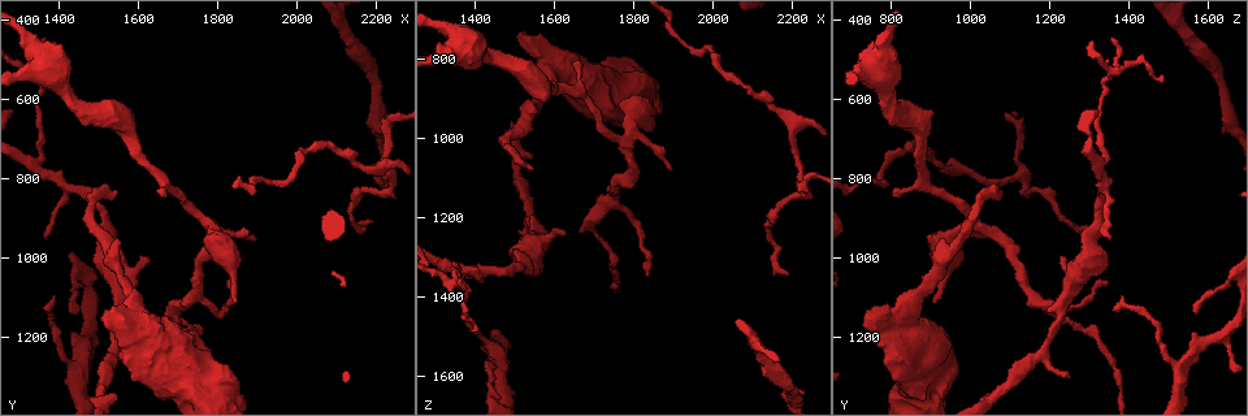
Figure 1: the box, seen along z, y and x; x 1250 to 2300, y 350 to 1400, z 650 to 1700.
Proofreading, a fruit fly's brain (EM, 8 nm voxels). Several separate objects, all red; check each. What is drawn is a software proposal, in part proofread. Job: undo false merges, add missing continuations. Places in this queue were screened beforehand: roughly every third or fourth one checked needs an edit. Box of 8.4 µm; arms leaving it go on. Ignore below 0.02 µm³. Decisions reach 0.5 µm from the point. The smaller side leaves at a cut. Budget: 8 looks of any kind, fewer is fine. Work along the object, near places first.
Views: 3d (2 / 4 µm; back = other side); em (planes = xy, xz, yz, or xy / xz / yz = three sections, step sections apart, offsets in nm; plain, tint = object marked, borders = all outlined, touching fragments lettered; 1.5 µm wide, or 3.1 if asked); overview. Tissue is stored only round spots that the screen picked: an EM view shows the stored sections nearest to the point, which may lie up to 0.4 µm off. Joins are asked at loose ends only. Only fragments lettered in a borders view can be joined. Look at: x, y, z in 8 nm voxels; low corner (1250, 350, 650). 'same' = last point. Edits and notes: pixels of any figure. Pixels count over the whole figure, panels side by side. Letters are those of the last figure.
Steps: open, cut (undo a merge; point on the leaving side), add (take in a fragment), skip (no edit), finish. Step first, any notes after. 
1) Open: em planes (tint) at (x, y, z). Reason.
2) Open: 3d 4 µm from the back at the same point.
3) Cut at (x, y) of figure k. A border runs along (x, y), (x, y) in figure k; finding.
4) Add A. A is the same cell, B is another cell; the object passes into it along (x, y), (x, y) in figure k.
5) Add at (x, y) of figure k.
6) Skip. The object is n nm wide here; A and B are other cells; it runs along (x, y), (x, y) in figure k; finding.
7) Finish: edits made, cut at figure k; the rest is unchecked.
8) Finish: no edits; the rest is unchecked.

Open: 3d 4 µm at (1835, 1065, 1345). Free end.

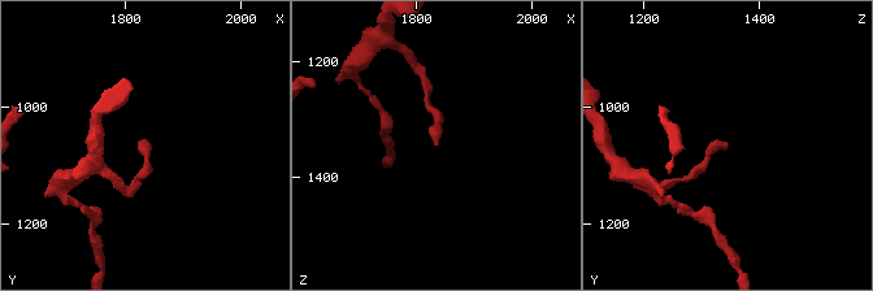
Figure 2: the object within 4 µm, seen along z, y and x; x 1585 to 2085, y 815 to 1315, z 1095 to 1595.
Open: em planes (borders) at (1830, 1065, 1350). Shape alone is not enough.

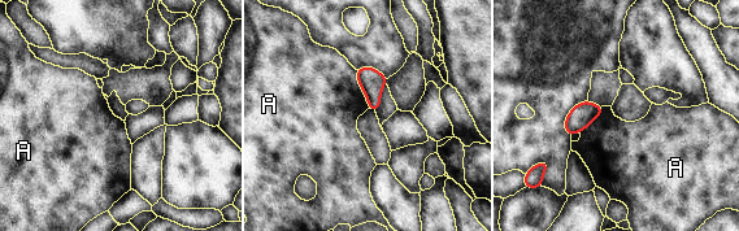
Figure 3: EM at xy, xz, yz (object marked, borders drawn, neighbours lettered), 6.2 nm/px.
Skip. A is another cell; a border runs along (356, 70), (359, 86), (369, 108) in figure 3; none of them fits.

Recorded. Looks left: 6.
Open: 3d 2 µm at (1625, 1005, 1245). An open end.

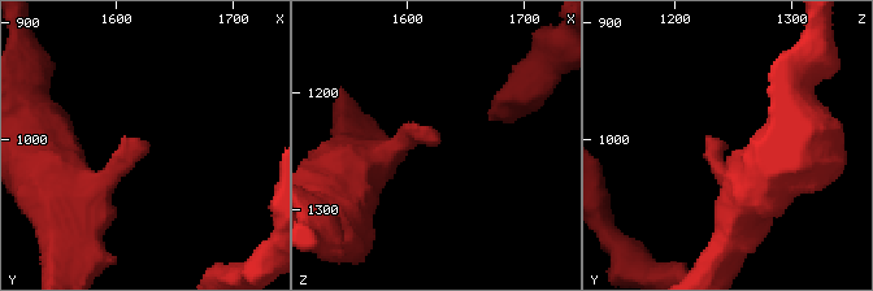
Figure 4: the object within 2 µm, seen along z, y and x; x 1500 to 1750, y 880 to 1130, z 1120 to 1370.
Open: em planes (tint) at (1626, 1004, 1242). Need the tissue.

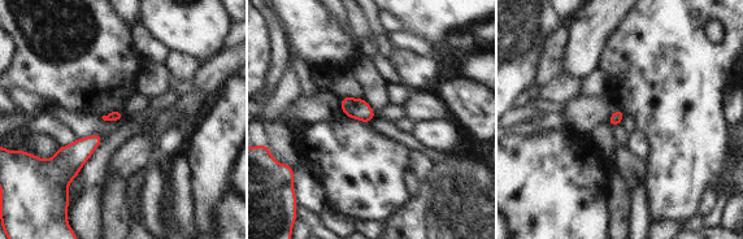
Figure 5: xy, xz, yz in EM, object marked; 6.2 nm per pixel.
Open: em planes (borders) at the same point.

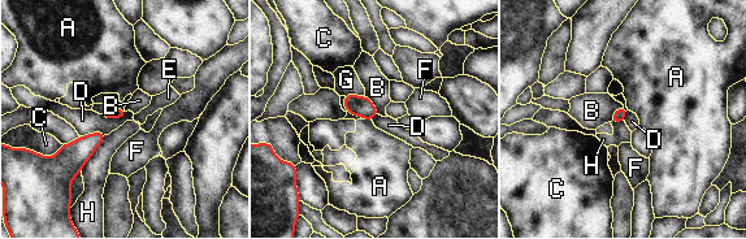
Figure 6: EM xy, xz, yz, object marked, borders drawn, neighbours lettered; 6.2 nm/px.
Skip. A, B, C, D, E, F, G and H are other cells; a border runs along (365, 95), (378, 113) in figure 6; no lettered fragment goes on from it.

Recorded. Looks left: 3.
Open: 3d 4 µm at (1850, 1120, 900). An open end.

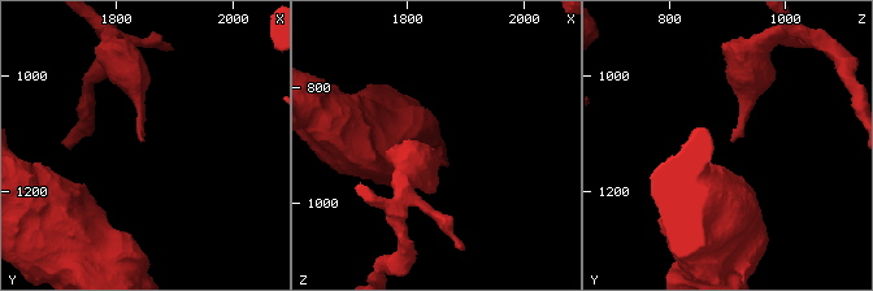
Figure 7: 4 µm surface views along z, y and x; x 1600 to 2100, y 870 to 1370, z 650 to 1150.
Open: em planes (plain) at (1845, 1115, 905).

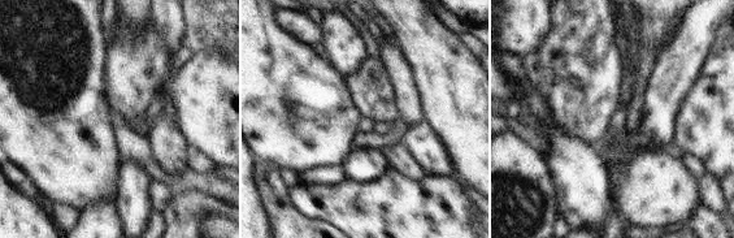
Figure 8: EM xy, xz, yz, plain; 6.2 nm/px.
Open: em planes (borders) at the same point. What lies round it.

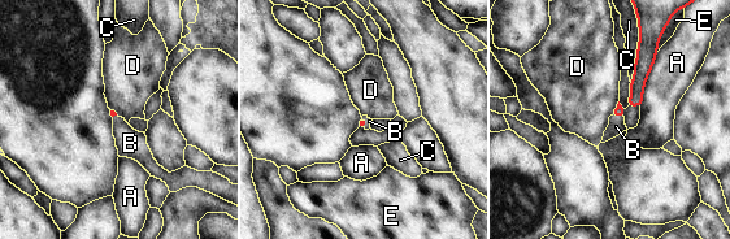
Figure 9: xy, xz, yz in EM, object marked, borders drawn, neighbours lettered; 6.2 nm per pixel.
Add B. B is the same cell, A, C, D and E are other cells; the object passes into it along (618, 111), (617, 116), (616, 126) in figure 9; the neuron continues.

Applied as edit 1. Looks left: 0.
Finish: edits made, add at figure 9; the rest is unchecked.

